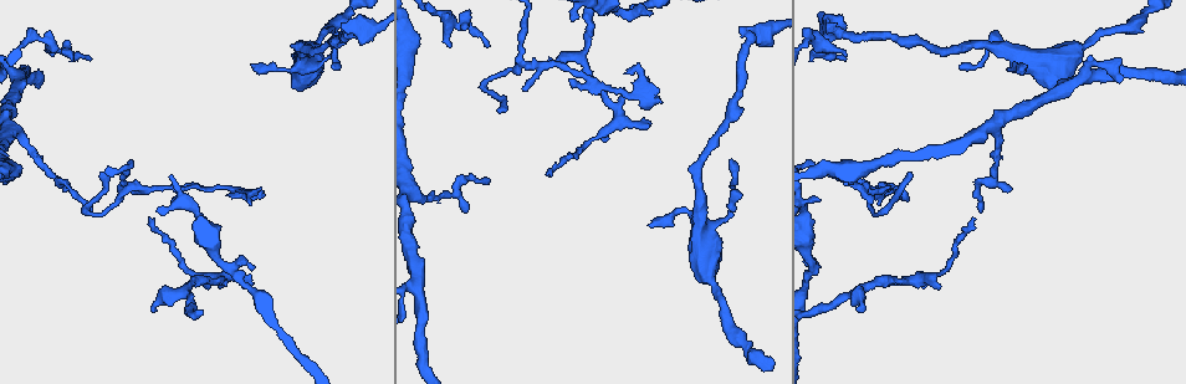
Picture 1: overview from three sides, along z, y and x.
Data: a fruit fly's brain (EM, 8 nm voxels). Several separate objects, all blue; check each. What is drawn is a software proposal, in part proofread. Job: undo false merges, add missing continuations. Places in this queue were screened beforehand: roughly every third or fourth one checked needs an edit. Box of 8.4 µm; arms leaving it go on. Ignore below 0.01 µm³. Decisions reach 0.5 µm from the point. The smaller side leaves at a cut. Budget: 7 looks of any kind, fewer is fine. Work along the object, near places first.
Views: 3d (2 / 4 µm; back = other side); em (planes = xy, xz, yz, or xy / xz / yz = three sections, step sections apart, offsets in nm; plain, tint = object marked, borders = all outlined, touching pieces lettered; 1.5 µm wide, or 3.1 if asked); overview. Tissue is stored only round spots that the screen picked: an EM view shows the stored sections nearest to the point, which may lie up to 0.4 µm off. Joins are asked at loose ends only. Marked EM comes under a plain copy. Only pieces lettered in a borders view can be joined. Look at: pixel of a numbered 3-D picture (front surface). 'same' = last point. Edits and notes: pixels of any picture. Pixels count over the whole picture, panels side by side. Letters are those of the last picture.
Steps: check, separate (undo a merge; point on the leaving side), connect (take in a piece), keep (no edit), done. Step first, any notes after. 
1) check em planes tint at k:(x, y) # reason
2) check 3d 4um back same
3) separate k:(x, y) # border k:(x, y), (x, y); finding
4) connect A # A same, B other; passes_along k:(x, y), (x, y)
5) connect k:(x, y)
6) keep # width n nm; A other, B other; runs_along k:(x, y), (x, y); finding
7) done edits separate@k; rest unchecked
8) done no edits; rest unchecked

check em planes borders at 1:(89, 59) # thin end

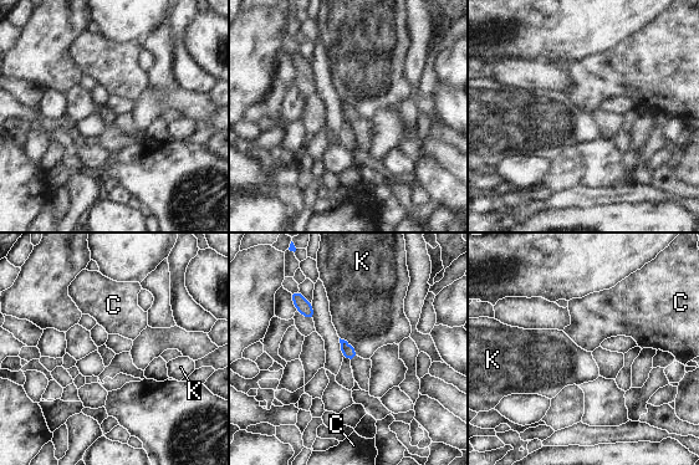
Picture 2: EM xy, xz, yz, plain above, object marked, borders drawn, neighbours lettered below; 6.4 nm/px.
keep # longest_contact K 180 nm; C other, K other; no lettered piece goes on from it

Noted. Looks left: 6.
check em xz step 4 tint at 1:(524, 63) # three-way junction

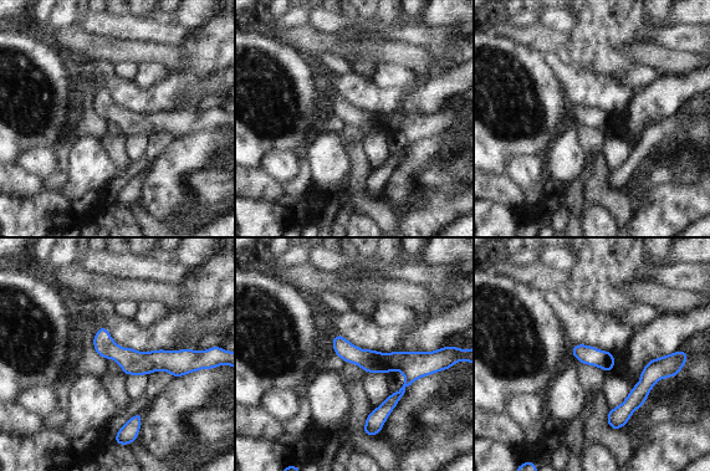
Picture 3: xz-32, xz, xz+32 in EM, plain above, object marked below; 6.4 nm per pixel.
check em planes tint same # another direction

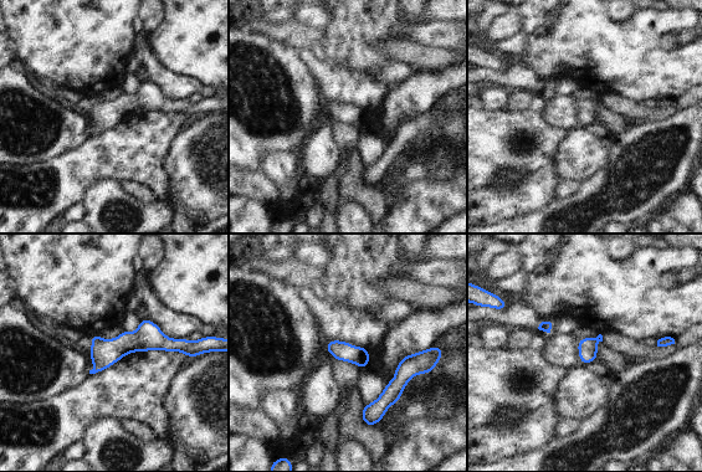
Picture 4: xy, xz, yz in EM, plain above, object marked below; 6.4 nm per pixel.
check em planes borders same # what lies round it

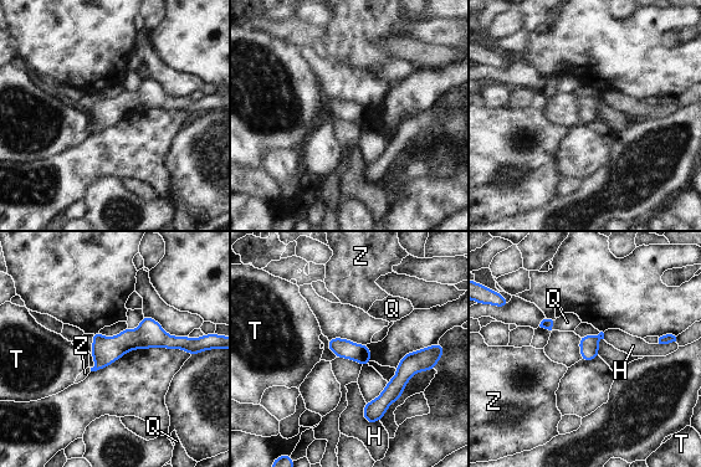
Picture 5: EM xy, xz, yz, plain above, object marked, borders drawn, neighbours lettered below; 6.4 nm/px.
keep # H other, Q other, T other, Z other; border 5:(364, 403), (363, 417), (379, 421); one neuron here

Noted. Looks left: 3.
check 3d 2um at 1:(182, 291) # a fork

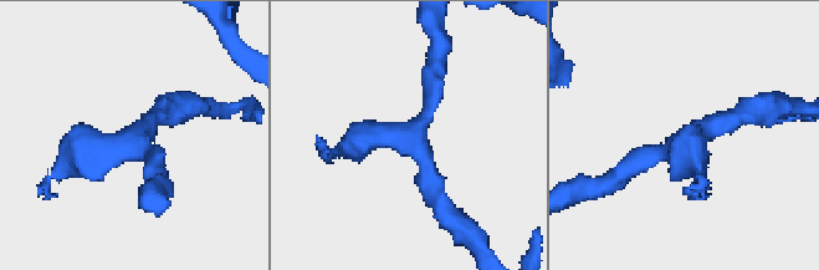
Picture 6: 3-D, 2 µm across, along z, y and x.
check em yz step 4 tint at 6:(130, 144)

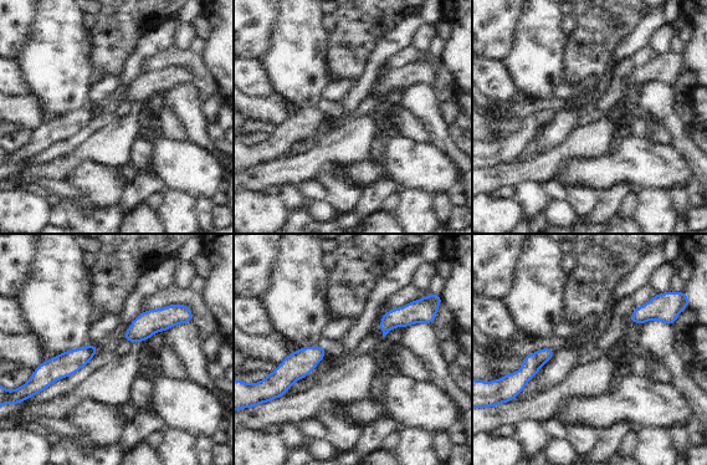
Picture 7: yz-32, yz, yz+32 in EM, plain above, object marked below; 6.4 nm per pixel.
check em planes borders same

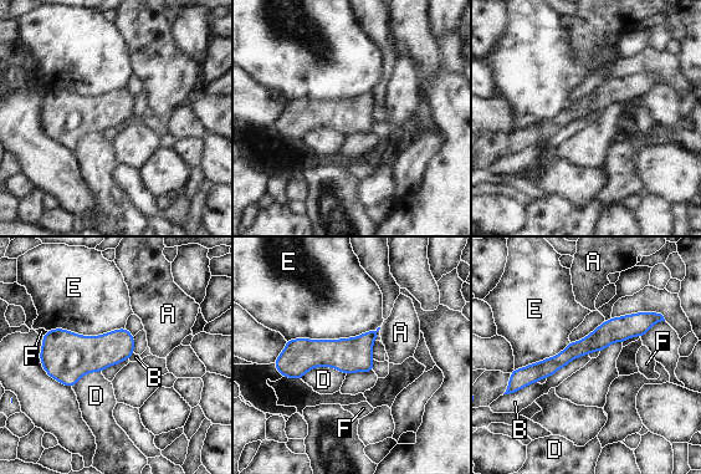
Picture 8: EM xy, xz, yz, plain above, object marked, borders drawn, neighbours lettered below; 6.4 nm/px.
keep # A other, B other, D other, E other, F other; one neuron here

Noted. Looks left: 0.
done no edits; rest unchecked

